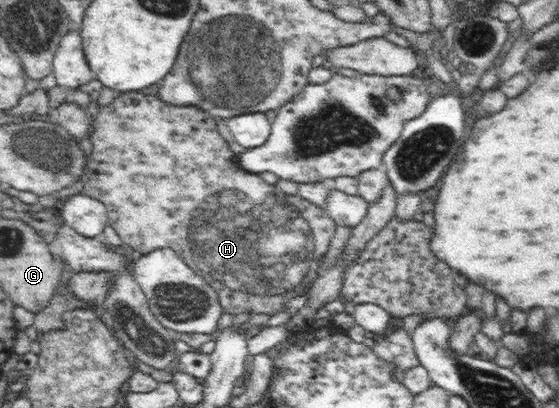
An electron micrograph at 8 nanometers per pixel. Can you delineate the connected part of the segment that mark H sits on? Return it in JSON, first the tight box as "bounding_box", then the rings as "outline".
{"bounding_box":[79,90,335,316],"outline":[[[147,90],[145,96],[149,96],[149,98],[143,100],[141,91],[120,93],[111,104],[99,106],[99,111],[91,121],[91,132],[87,135],[92,143],[92,150],[87,157],[87,162],[84,162],[84,171],[81,172],[79,178],[83,185],[81,194],[99,200],[106,207],[108,224],[122,238],[126,251],[137,250],[137,252],[146,255],[152,250],[173,249],[183,262],[200,272],[206,281],[214,287],[225,313],[229,311],[234,316],[244,311],[252,311],[254,313],[267,312],[269,316],[273,316],[281,312],[289,300],[305,293],[316,281],[316,271],[319,270],[319,264],[323,262],[323,258],[327,258],[327,246],[331,246],[331,238],[335,238],[335,221],[319,206],[308,202],[298,194],[287,195],[276,185],[267,184],[259,174],[249,173],[247,170],[241,169],[238,161],[234,160],[237,158],[237,154],[231,151],[227,142],[224,141],[217,124],[213,130],[209,130],[207,122],[197,118],[201,114],[195,112],[189,126],[187,124],[177,126],[179,124],[177,122],[177,110],[173,114],[169,114],[169,112],[163,112],[163,108],[161,108],[161,114],[157,114],[153,110],[157,106],[155,102],[160,102],[160,99],[153,90]]]}

